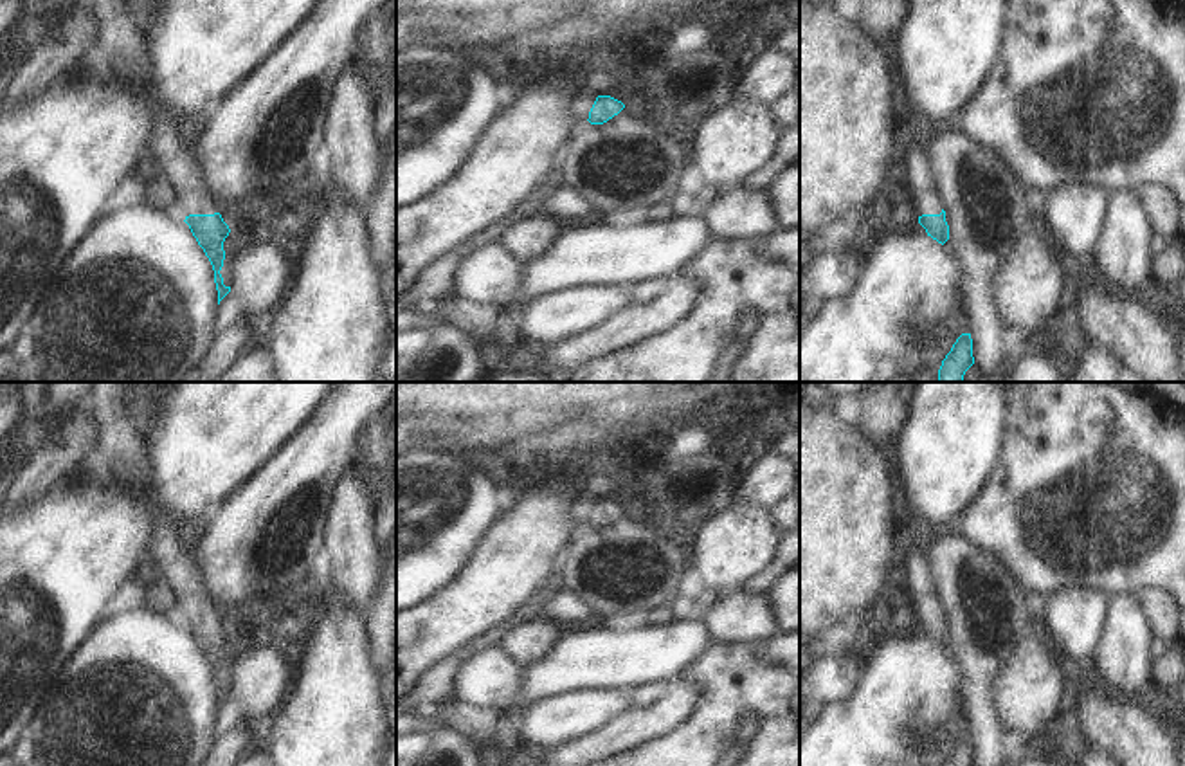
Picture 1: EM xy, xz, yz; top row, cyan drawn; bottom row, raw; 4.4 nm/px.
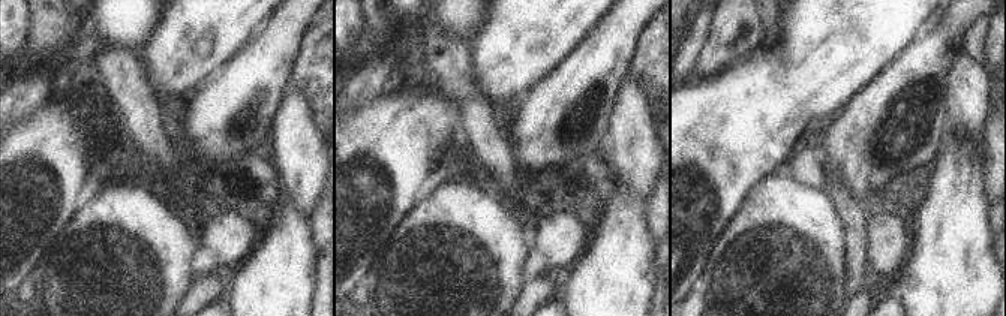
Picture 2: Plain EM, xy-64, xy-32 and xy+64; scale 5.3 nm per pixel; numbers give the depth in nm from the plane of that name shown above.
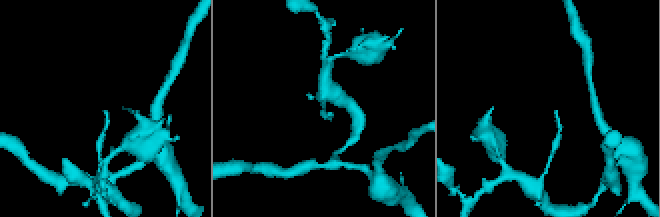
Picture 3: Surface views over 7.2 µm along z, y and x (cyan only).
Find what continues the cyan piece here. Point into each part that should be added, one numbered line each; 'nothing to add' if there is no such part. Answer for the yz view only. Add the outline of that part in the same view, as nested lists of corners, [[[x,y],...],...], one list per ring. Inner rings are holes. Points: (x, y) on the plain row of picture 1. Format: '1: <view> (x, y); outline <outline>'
1: yz (926, 604); outline [[[913,548],[908,553],[904,566],[906,580],[913,595],[913,609],[917,618],[940,618],[944,611],[938,602],[935,580],[927,566],[926,553],[918,548]]]

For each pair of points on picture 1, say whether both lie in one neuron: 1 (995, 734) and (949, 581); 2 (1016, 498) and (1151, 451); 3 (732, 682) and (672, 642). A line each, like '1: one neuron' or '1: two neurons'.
1: one neuron
2: one neuron
3: two neurons

